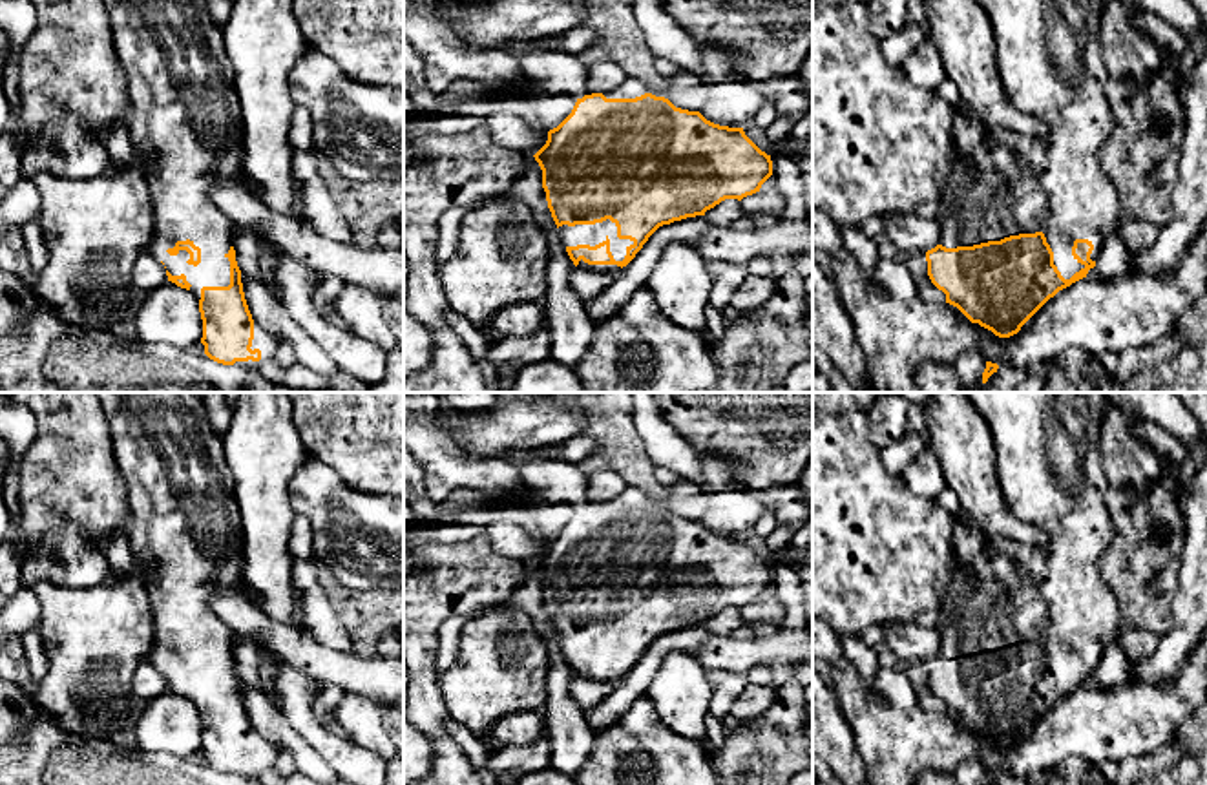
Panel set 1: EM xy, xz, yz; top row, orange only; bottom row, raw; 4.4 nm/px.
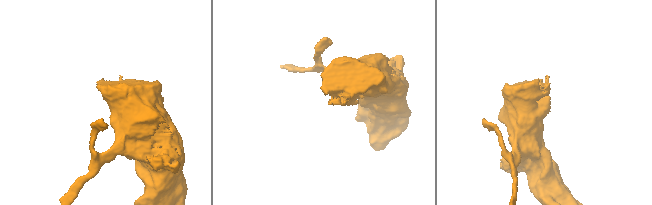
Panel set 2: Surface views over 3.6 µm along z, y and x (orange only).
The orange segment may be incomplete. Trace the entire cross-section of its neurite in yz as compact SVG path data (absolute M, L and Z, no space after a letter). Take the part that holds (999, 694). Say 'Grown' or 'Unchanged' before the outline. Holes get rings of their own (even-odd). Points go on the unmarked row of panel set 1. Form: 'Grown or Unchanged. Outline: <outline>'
Grown. Outline: M966 392L966 396L992 431L995 444L997 478L1006 508L1013 517L1023 518L1024 522L1041 529L1048 542L1044 548L1037 548L995 537L990 539L984 548L957 571L948 588L944 602L937 610L940 650L935 657L926 661L926 670L928 685L931 692L946 703L946 712L957 716L971 732L979 732L999 747L1010 747L1017 743L1021 736L1059 699L1086 686L1088 679L1096 675L1096 668L1103 659L1107 646L1118 641L1123 626L1118 602L1099 571L1099 557L1114 542L1112 517L1107 504L1108 480L1099 447L1105 402L1101 392Z

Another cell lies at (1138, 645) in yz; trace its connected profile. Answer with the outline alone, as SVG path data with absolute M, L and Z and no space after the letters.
M1123 624L1118 643L1119 643L1127 661L1130 665L1138 665L1154 655L1158 644L1160 644L1160 637L1150 632L1139 630L1132 624Z

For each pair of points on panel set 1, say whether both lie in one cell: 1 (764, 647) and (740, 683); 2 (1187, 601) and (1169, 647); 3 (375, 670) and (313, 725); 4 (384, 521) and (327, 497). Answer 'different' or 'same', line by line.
1: different
2: same
3: different
4: same

